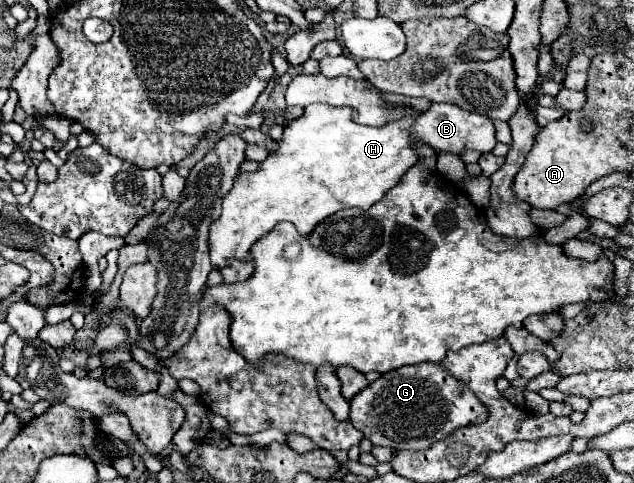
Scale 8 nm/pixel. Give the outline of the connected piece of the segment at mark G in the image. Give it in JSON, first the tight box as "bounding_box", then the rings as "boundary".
{"bounding_box":[351,363,485,449],"boundary":[[[419,363],[381,375],[351,399],[351,425],[373,445],[391,449],[427,449],[451,431],[485,421],[481,401],[437,363]]]}

